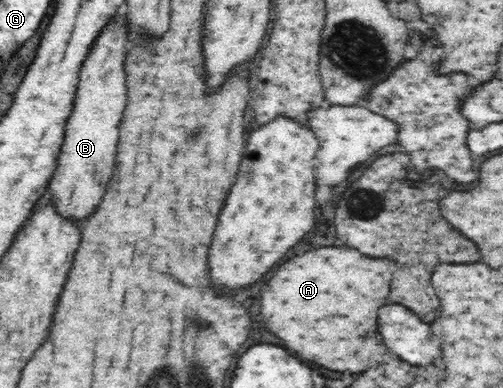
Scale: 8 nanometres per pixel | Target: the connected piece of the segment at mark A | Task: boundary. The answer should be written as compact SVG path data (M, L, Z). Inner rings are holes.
M322 246L304 256L296 256L282 264L276 274L262 288L262 318L278 338L284 340L286 350L296 352L300 358L312 360L328 370L350 370L364 372L368 370L368 356L364 350L362 336L378 328L376 312L386 304L388 282L392 276L392 262L386 258L368 258L354 248L336 248Z

